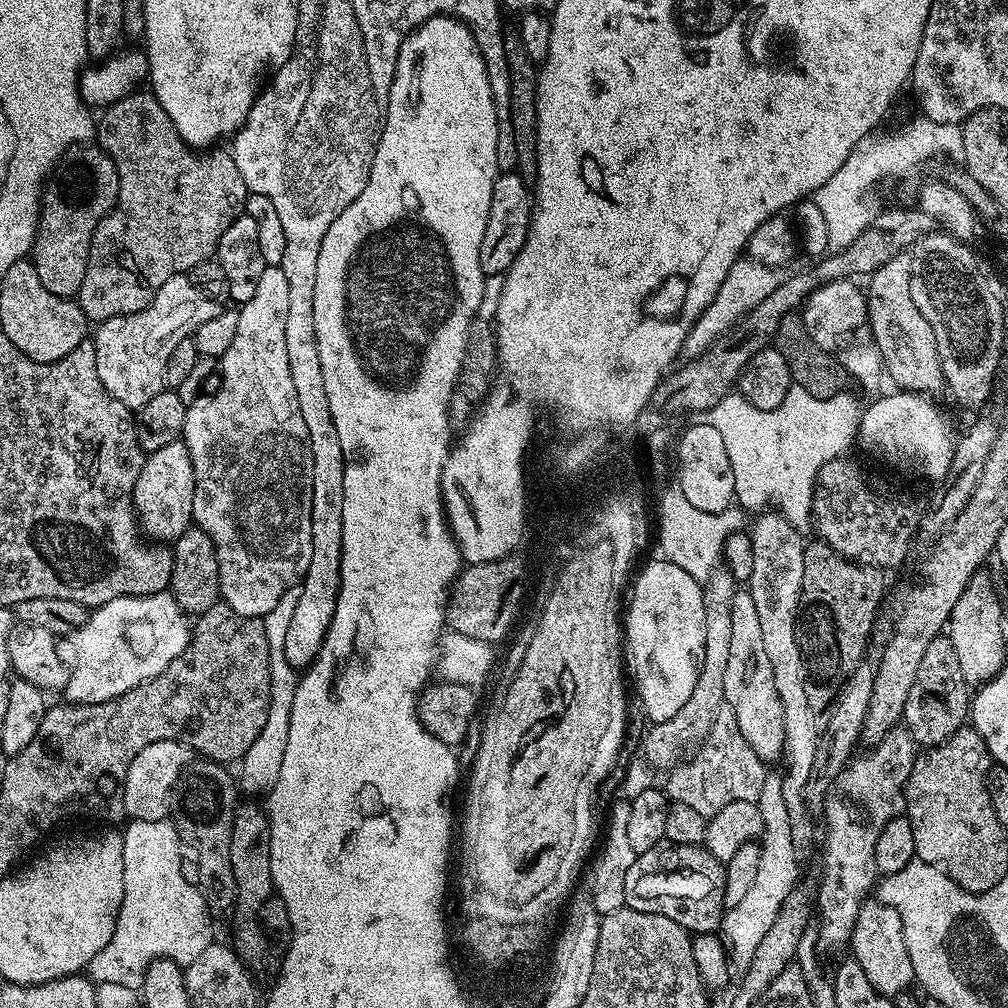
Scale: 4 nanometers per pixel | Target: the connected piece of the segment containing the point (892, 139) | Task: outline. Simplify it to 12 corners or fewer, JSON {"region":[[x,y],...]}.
{"region":[[959,124],[877,130],[814,193],[840,252],[877,215],[872,191],[935,156],[963,157]]}

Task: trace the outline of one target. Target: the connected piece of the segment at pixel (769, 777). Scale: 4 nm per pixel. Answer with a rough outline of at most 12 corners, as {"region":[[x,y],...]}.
{"region":[[783,775],[757,800],[757,880],[723,914],[731,963],[746,968],[800,876]]}

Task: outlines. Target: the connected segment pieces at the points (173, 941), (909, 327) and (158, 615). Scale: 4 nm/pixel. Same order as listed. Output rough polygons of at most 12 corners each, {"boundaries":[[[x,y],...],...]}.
{"boundaries":[[[129,819],[128,896],[86,969],[143,989],[214,943],[171,819]],[[910,255],[867,277],[867,327],[902,392],[946,385]],[[168,590],[91,609],[63,699],[101,704],[186,650]]]}

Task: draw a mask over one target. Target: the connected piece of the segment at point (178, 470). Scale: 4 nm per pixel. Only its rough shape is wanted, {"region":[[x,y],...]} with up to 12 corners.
{"region":[[183,439],[147,453],[138,527],[174,542],[192,523],[194,462]]}

